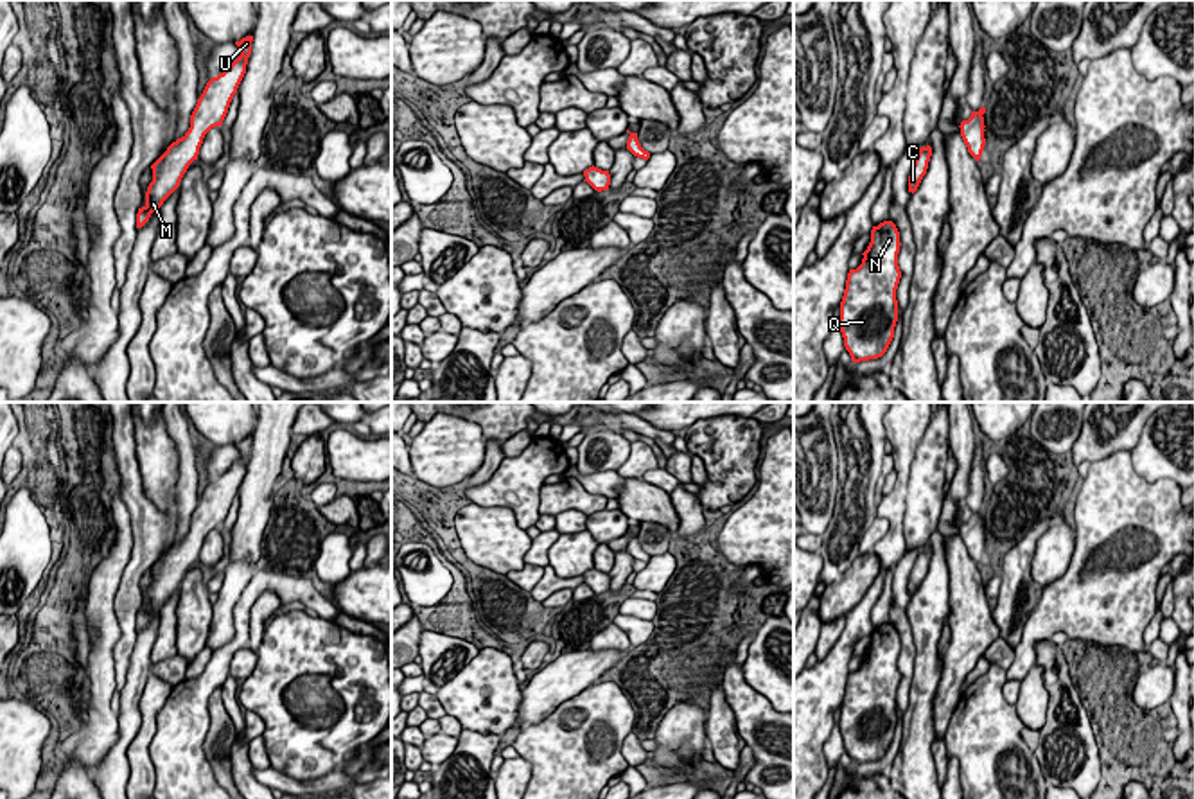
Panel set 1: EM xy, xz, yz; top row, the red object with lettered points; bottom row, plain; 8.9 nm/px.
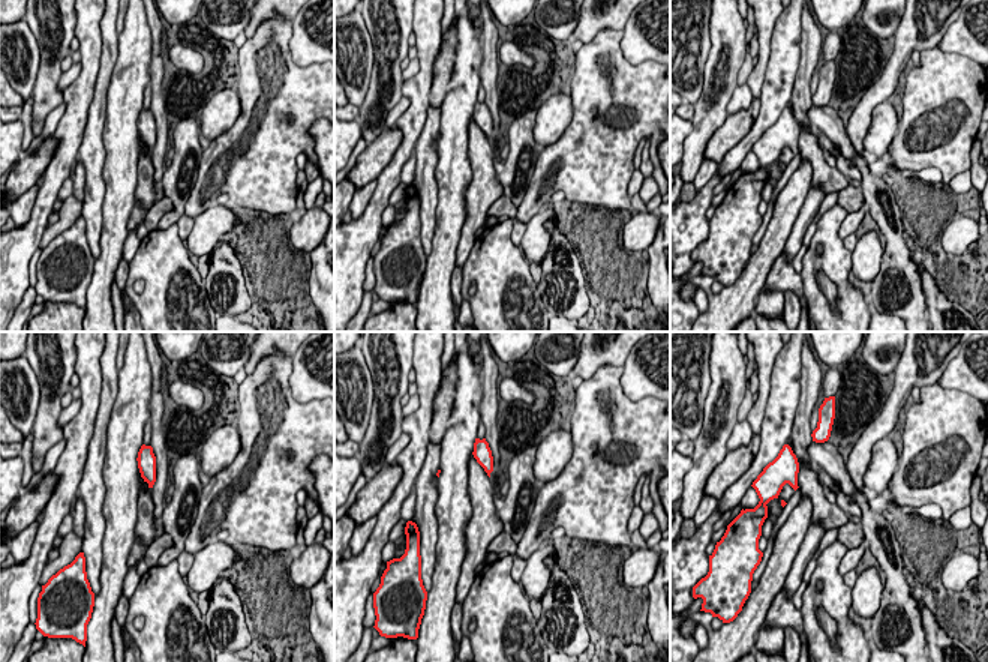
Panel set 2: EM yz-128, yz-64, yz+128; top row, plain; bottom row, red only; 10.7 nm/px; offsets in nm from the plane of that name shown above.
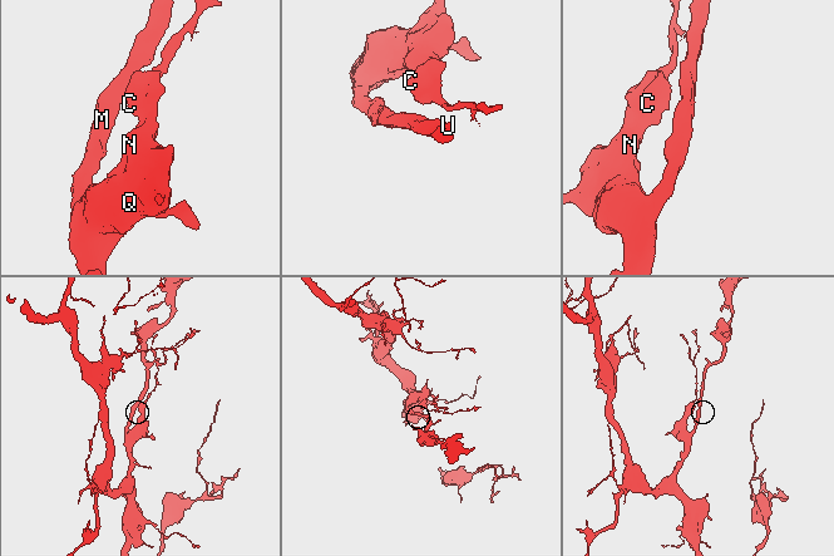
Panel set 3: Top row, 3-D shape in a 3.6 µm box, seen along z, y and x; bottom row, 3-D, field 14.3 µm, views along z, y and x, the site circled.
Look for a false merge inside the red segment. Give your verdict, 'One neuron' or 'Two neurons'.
One neuron

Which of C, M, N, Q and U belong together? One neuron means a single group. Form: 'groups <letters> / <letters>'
groups C M N Q U

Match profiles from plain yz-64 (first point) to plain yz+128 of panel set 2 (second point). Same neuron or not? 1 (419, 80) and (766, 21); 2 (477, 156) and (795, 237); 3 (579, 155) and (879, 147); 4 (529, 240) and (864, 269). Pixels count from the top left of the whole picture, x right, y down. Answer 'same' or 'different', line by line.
1: same
2: different
3: different
4: same

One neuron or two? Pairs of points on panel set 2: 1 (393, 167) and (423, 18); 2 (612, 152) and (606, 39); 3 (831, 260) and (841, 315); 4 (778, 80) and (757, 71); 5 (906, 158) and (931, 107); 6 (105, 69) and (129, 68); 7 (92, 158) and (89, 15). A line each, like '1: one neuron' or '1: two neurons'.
1: one neuron
2: one neuron
3: one neuron
4: two neurons
5: one neuron
6: two neurons
7: two neurons

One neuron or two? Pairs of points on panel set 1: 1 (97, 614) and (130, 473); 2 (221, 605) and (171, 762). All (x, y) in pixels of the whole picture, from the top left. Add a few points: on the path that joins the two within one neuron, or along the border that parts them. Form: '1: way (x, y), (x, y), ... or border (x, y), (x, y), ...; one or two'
1: border (121, 478), (121, 500), (128, 510), (133, 541); two
2: border (232, 613), (234, 636), (212, 652); two

